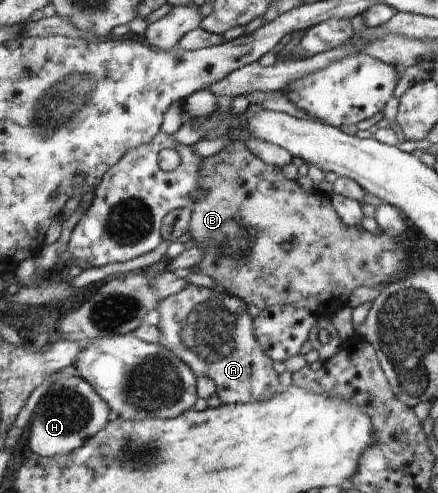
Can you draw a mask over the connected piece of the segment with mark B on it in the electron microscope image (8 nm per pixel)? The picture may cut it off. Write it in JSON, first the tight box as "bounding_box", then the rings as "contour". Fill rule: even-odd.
{"bounding_box":[189,140,405,318],"contour":[[[232,140],[229,144],[225,145],[225,148],[221,148],[217,154],[213,154],[213,156],[207,157],[203,159],[202,162],[202,170],[201,170],[201,194],[198,195],[197,202],[193,203],[191,206],[191,222],[189,222],[189,234],[191,235],[191,240],[193,240],[194,246],[197,248],[203,249],[203,258],[202,262],[198,264],[197,271],[201,274],[205,274],[210,278],[213,278],[217,284],[220,284],[225,288],[225,292],[235,295],[239,297],[241,300],[245,301],[246,304],[255,304],[259,309],[263,310],[269,307],[279,306],[279,305],[291,305],[291,306],[298,306],[301,308],[305,308],[305,310],[309,310],[311,314],[314,314],[316,317],[326,317],[331,318],[333,315],[337,314],[338,311],[341,311],[343,306],[347,304],[347,300],[349,300],[349,294],[357,288],[357,286],[369,286],[369,288],[379,289],[383,286],[383,282],[389,282],[391,280],[391,276],[401,268],[401,260],[405,258],[405,250],[399,246],[399,242],[395,242],[395,240],[403,240],[403,238],[395,238],[395,236],[387,236],[387,232],[383,232],[381,228],[380,233],[372,234],[371,232],[363,229],[359,226],[350,226],[345,223],[345,221],[338,215],[338,211],[334,208],[333,202],[329,199],[329,195],[325,194],[324,192],[319,192],[317,190],[313,190],[309,193],[303,192],[301,190],[301,186],[297,184],[295,180],[287,179],[283,176],[283,172],[281,172],[280,168],[277,166],[271,166],[271,164],[265,164],[261,162],[257,156],[253,156],[251,151],[247,148],[246,143],[241,142],[240,140]],[[283,242],[288,242],[291,244],[291,248],[289,250],[283,249]]]}

